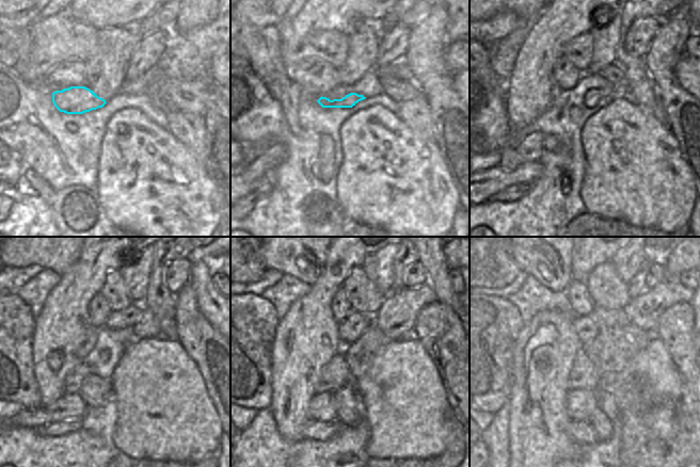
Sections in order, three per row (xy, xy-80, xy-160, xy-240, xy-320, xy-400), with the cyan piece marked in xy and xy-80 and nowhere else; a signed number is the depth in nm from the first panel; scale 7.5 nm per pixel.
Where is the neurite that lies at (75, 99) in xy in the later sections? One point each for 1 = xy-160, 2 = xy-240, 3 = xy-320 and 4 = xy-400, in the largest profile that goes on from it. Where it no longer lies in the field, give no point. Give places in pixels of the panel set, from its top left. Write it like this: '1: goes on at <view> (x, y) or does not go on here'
1: goes on at xy-160 (592, 97)
2: goes on at xy-240 (147, 326)
3: goes on at xy-320 (396, 317)
4: goes on at xy-400 (643, 310)

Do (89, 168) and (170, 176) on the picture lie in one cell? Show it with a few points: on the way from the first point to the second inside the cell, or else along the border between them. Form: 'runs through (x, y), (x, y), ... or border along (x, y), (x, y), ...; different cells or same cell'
border along (101, 145), (97, 166), (96, 190); different cells

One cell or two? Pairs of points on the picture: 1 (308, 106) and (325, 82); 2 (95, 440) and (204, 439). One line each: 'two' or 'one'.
1: two
2: two

